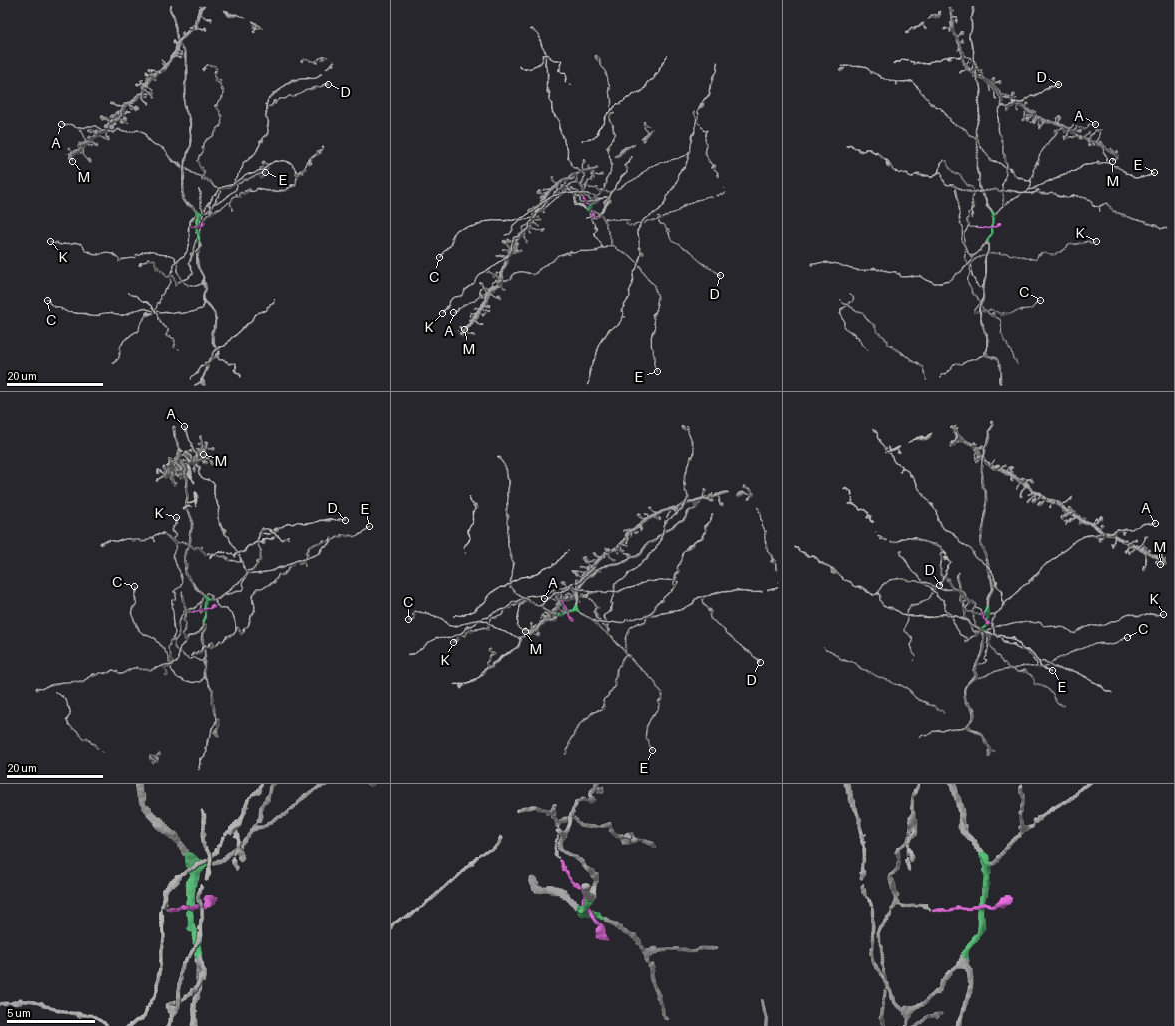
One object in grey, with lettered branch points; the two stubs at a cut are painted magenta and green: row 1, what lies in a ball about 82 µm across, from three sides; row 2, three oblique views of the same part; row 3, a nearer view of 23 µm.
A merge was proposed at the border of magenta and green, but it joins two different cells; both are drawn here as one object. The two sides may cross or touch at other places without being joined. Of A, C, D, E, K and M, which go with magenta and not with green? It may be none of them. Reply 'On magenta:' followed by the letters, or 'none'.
On magenta: none

